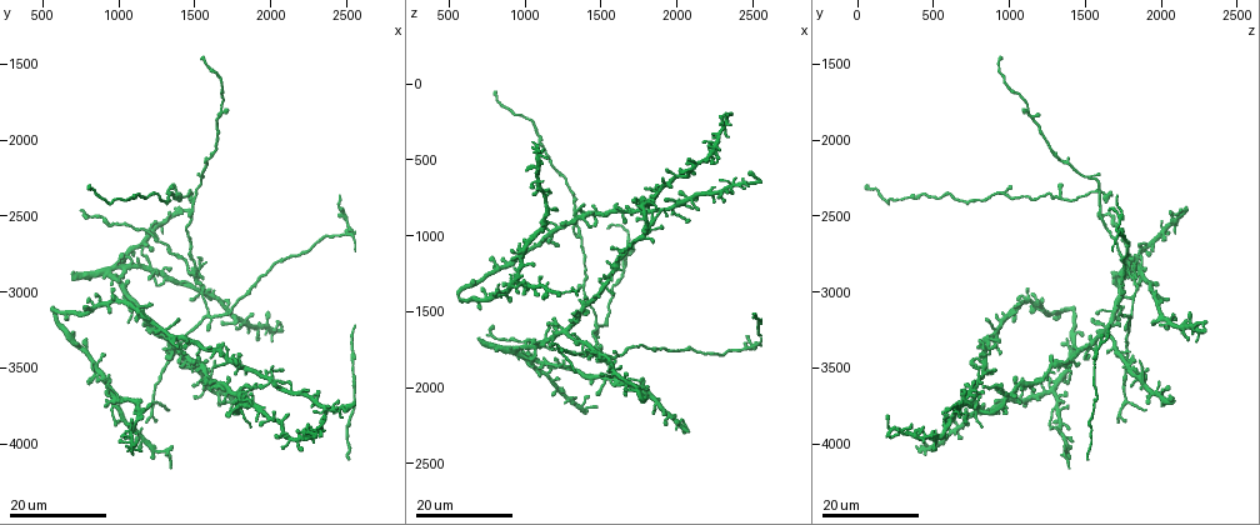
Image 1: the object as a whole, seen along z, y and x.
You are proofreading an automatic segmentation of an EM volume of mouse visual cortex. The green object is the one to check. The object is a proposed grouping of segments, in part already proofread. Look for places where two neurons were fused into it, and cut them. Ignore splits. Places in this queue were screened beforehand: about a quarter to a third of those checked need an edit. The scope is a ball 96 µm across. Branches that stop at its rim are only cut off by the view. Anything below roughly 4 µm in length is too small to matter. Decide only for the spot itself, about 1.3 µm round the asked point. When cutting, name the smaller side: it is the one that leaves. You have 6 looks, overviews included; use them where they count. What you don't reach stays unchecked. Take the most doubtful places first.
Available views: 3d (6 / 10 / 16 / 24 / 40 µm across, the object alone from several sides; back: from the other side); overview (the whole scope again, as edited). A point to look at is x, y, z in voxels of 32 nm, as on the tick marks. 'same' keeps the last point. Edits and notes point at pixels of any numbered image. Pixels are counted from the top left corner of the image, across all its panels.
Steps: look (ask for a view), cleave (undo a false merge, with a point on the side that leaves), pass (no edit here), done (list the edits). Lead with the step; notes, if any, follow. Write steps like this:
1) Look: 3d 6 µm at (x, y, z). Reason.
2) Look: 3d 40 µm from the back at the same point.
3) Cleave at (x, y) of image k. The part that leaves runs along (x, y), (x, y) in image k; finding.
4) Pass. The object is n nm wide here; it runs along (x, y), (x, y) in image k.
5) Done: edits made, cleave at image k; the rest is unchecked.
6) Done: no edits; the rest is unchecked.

Look: 3d 24 µm at (1380, 3380, 1780). Four arms meet.

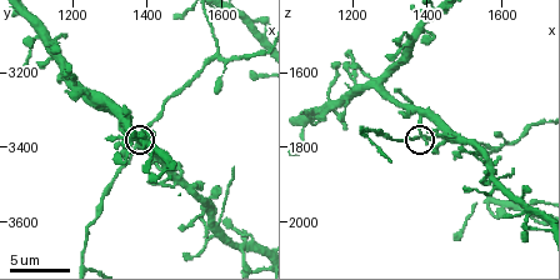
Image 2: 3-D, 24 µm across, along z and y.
Look: 3d 6 µm at the same point.

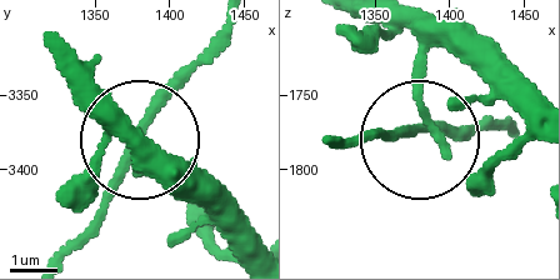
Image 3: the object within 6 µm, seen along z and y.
Pass. The side arm is 18 µm long; it runs along (405, 29), (416, 53), (416, 133), (360, 136) in image 3; continuous, no second neuron.

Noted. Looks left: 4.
Look: 3d 16 µm at (2540, 2640, 1720). Arms part here.

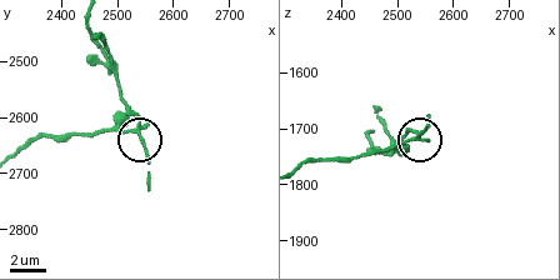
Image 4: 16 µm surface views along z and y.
Look: 3d 10 µm at (2535, 2625, 1715).

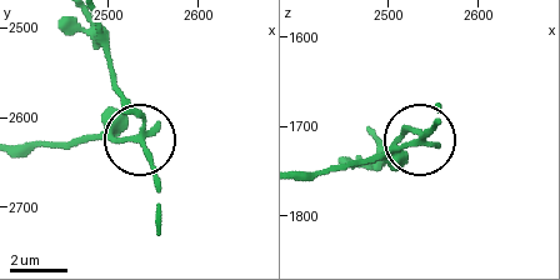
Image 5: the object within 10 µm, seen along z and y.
Look: 3d 10 µm from the back at (2540, 2625, 1715).

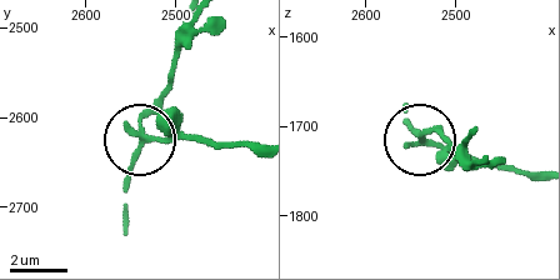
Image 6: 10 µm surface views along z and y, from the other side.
Pass. 3 arms meet here; it runs along (256, 151), (144, 134), (144, 115), (175, 60) in image 6; all the same neuron.

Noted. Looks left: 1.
Done: no edits; the rest is unchecked.

